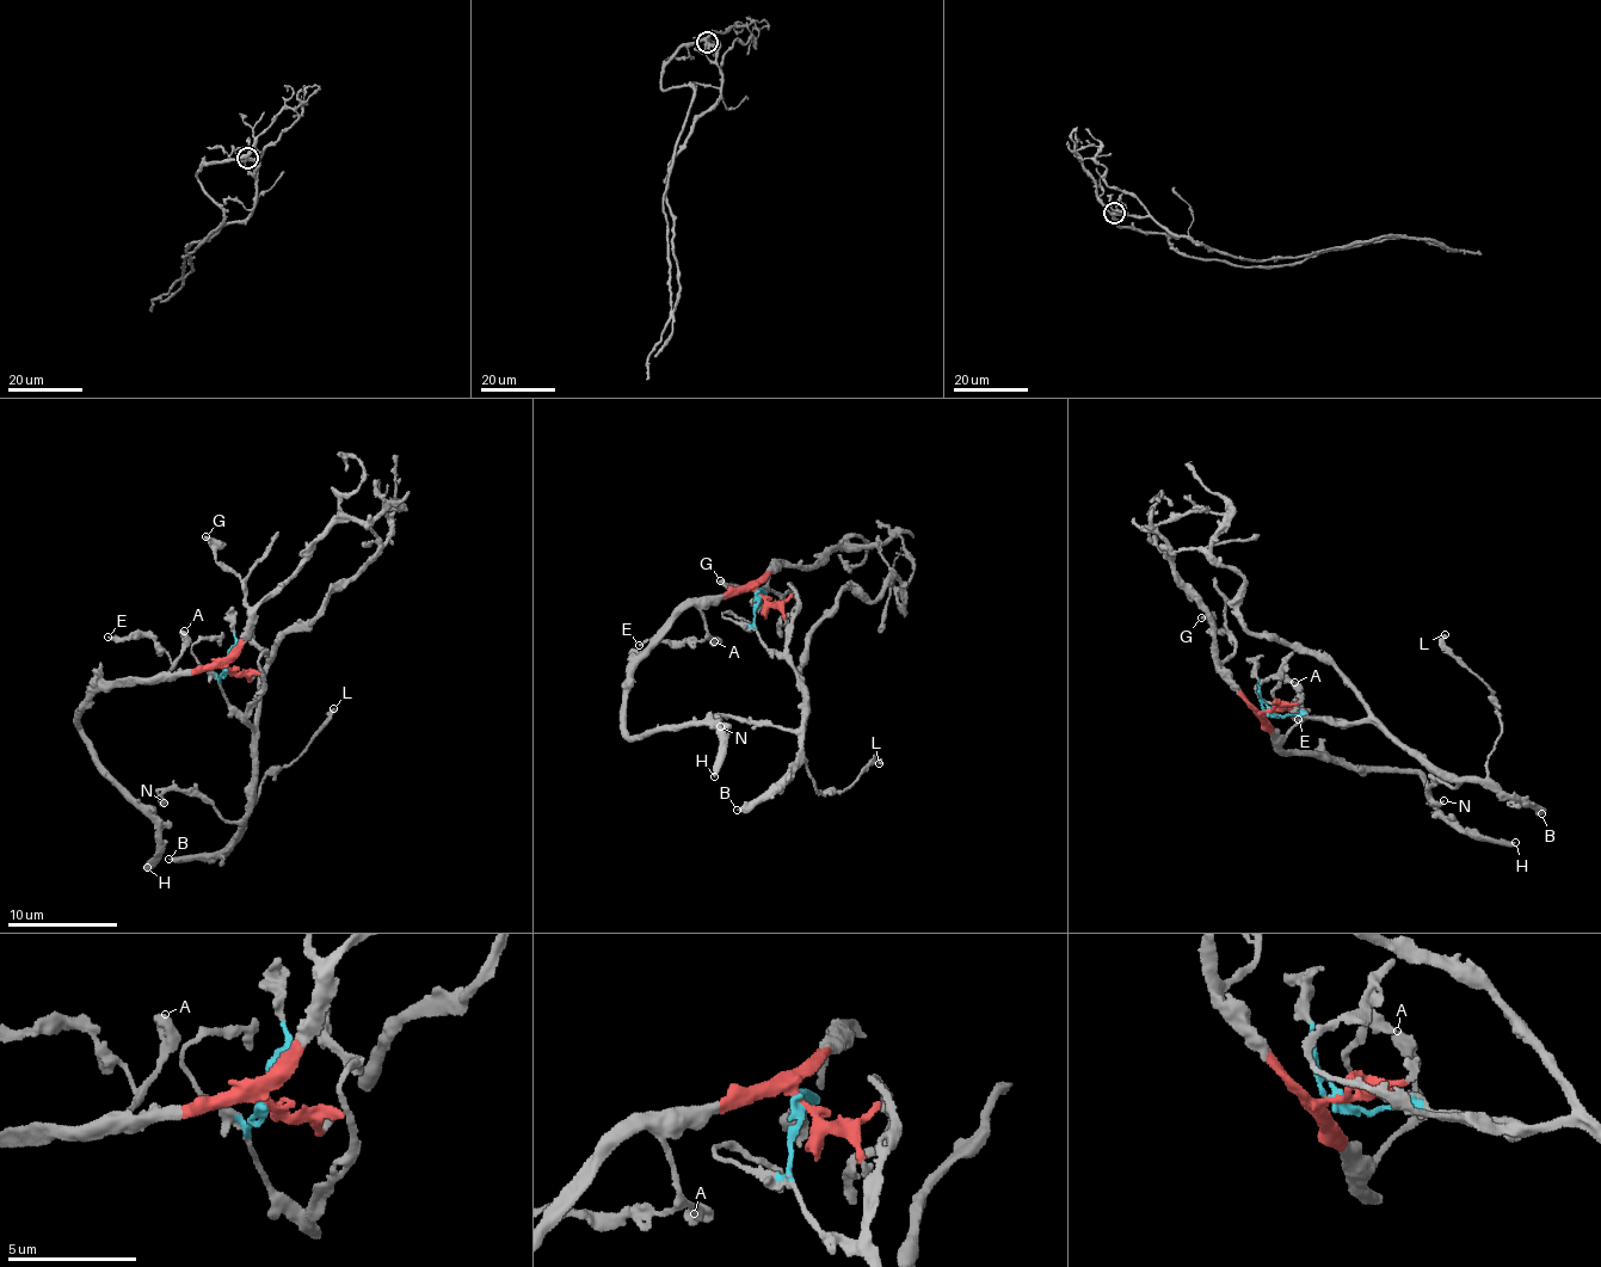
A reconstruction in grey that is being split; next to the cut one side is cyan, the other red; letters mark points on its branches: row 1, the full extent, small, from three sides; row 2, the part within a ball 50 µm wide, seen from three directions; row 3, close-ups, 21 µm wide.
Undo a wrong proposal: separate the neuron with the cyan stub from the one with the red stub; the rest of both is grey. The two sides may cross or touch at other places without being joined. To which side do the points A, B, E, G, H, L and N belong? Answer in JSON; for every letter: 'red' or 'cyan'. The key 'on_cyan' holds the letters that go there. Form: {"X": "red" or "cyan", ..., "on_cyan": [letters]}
{"A": "red", "B": "cyan", "E": "red", "G": "red", "H": "red", "L": "cyan", "N": "cyan", "on_cyan": ["B", "L", "N"]}

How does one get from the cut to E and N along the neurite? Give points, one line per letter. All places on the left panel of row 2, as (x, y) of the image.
E: (226, 666), (199, 664), (172, 675), (170, 659), (146, 635), (106, 637)
N: (226, 666), (221, 692), (251, 735), (247, 811), (221, 819), (209, 801), (179, 789), (166, 791), (165, 801)

